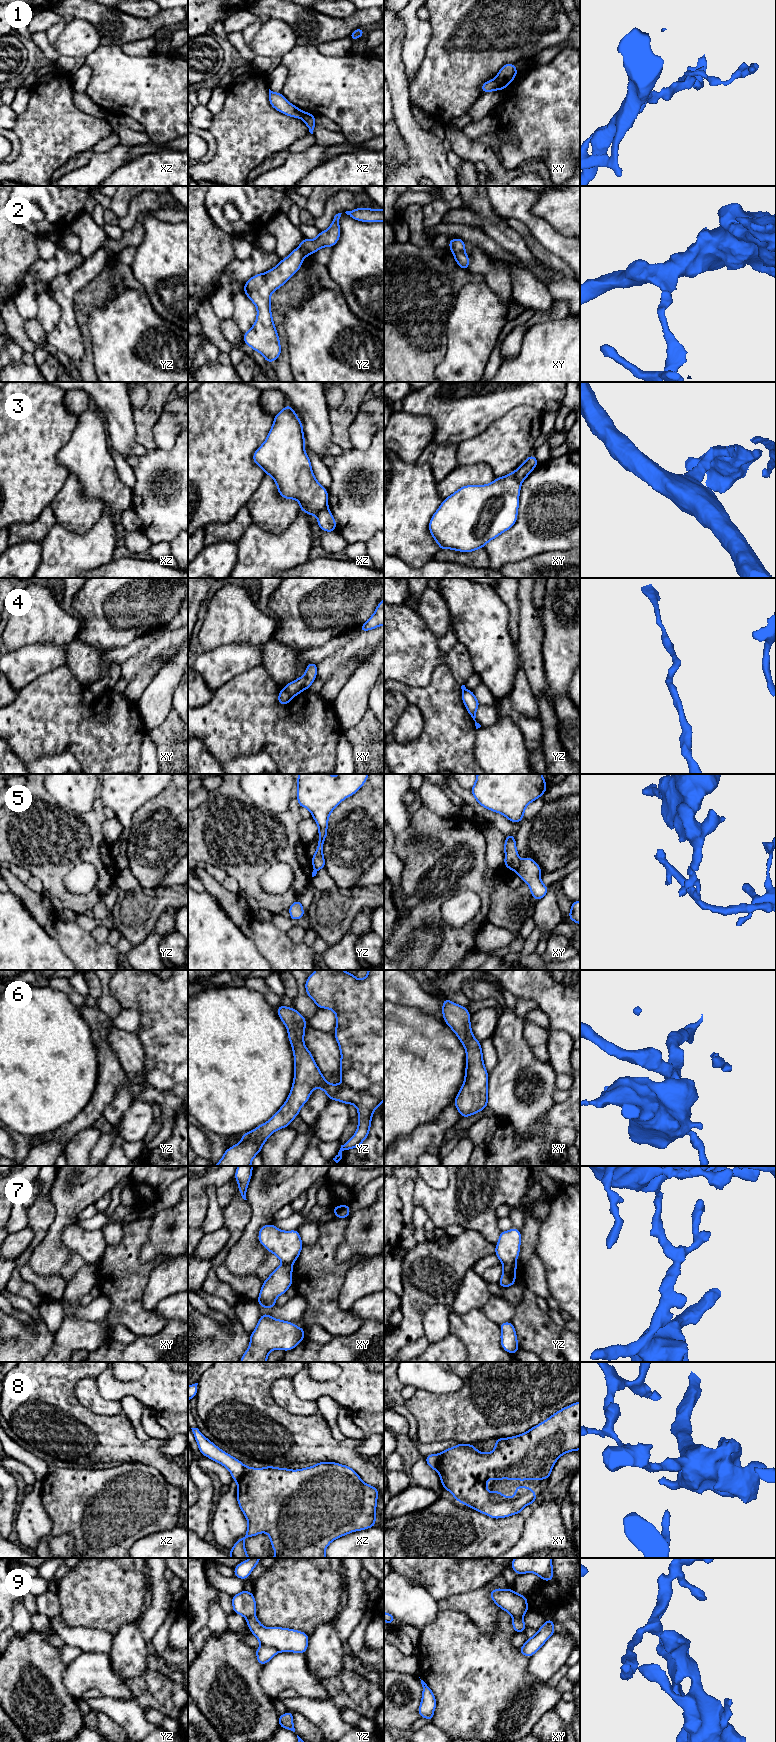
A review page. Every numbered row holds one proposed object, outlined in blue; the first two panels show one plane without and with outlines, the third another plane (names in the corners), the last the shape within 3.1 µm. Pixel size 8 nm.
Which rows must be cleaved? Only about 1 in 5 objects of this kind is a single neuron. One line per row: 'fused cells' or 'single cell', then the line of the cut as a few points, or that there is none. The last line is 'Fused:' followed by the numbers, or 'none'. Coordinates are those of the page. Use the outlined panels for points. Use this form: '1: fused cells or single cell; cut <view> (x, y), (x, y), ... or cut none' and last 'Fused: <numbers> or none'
1: fused cells; cut xy (495, 79), (499, 88)
2: fused cells; cut xy (464, 251), (458, 251), (453, 254)
3: fused cells; cut xz (327, 506), (316, 513)
4: fused cells; cut xy (283, 688), (293, 696)
5: fused cells; cut xy (521, 861), (515, 870)
6: single cell; cut none
7: fused cells; cut yz (515, 1262), (503, 1265)
8: fused cells; cut xy (439, 1454), (439, 1463), (436, 1470)
9: fused cells; cut xy (513, 1616), (521, 1617)
Fused: 1, 2, 3, 4, 5, 7, 8, 9

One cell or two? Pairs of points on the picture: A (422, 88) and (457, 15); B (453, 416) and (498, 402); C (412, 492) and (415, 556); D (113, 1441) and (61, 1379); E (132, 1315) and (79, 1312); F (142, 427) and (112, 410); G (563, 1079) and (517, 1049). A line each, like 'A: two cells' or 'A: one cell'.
A: one cell
B: one cell
C: one cell
D: one cell
E: two cells
F: two cells
G: two cells

